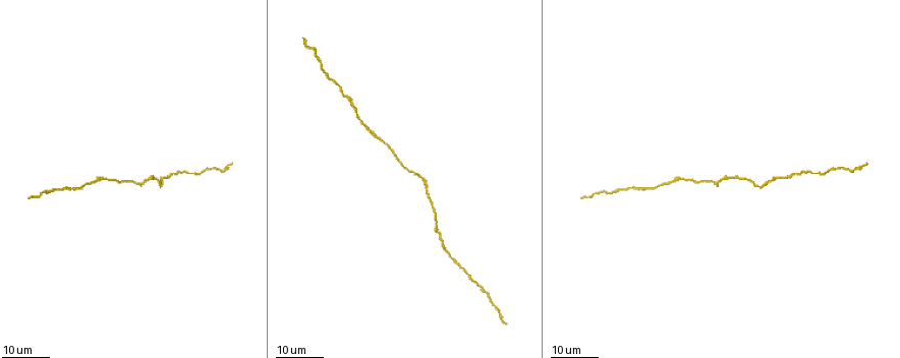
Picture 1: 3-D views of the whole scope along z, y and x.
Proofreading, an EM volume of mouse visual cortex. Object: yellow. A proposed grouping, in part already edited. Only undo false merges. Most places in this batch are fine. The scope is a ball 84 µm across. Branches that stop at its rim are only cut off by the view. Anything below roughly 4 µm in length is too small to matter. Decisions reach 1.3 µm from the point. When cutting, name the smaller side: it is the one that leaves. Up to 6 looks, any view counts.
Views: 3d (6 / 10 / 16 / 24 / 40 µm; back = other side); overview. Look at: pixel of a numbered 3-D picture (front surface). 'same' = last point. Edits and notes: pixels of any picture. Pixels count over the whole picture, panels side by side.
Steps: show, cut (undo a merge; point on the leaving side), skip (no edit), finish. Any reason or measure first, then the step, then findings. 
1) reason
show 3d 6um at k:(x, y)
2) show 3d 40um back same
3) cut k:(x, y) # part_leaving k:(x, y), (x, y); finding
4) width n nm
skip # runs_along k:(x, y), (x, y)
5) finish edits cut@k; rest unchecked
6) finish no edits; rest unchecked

show 3d 16um at 1:(184, 171)

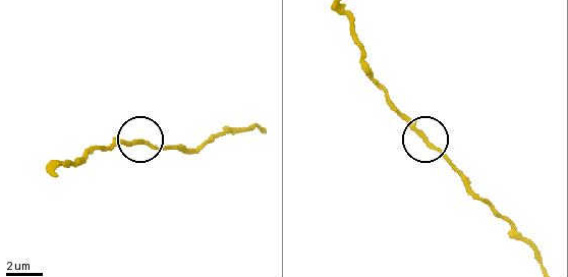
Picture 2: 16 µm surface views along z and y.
show 3d 10um at 2:(142, 142)

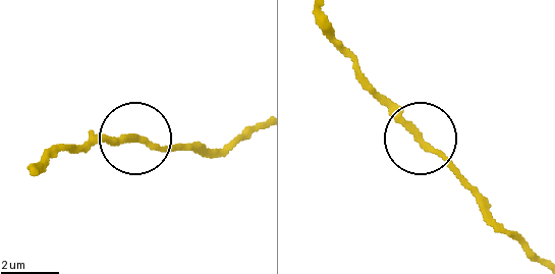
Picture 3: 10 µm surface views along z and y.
width 210 nm
skip # runs_along 3:(314, 14), (328, 43), (472, 186); continuous, no second neuron

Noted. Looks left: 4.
calibre changes
show 3d 24um at 1:(164, 176)

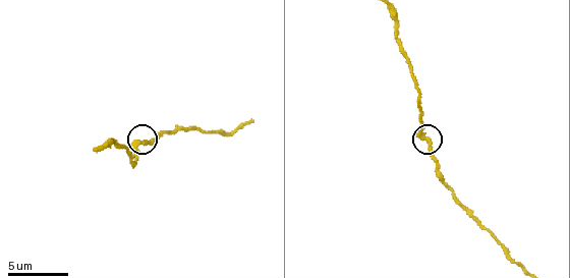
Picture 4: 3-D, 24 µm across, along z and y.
show 3d 10um at 4:(431, 144)

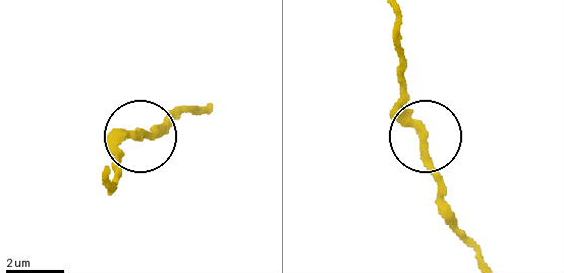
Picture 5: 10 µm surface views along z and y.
show 3d 10um back at 5:(136, 136)

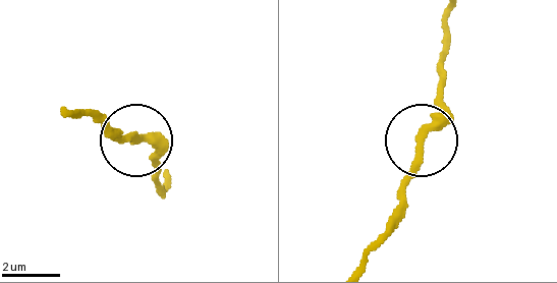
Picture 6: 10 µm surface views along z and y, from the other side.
skip # continuous, no second neuron

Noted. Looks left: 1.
finish no edits; rest unchecked

